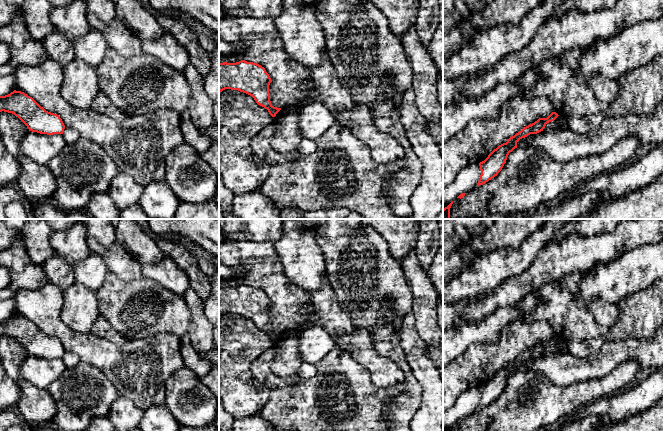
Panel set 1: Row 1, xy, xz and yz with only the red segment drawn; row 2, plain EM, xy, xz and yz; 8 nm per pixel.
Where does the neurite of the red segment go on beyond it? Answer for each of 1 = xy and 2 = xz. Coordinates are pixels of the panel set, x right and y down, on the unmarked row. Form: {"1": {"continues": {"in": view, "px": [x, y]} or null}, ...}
{"1": {"continues": null}, "2": {"continues": null}}

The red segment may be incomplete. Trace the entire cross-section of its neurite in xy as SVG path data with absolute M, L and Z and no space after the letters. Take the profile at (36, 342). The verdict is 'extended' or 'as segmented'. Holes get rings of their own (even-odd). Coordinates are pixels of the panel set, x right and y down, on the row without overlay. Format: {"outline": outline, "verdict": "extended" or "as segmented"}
{"outline": "M14 314L0 320L0 336L17 340L29 353L40 358L63 358L65 349L59 339L46 335L32 321Z", "verdict": "as segmented"}

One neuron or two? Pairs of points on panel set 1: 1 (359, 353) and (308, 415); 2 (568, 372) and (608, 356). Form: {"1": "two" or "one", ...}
{"1": "two", "2": "one"}

